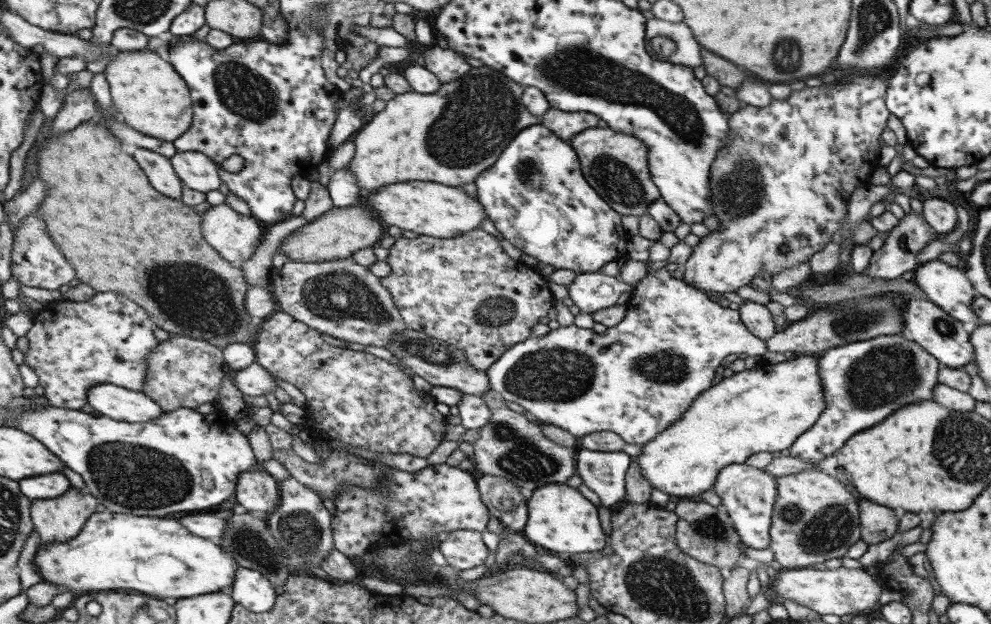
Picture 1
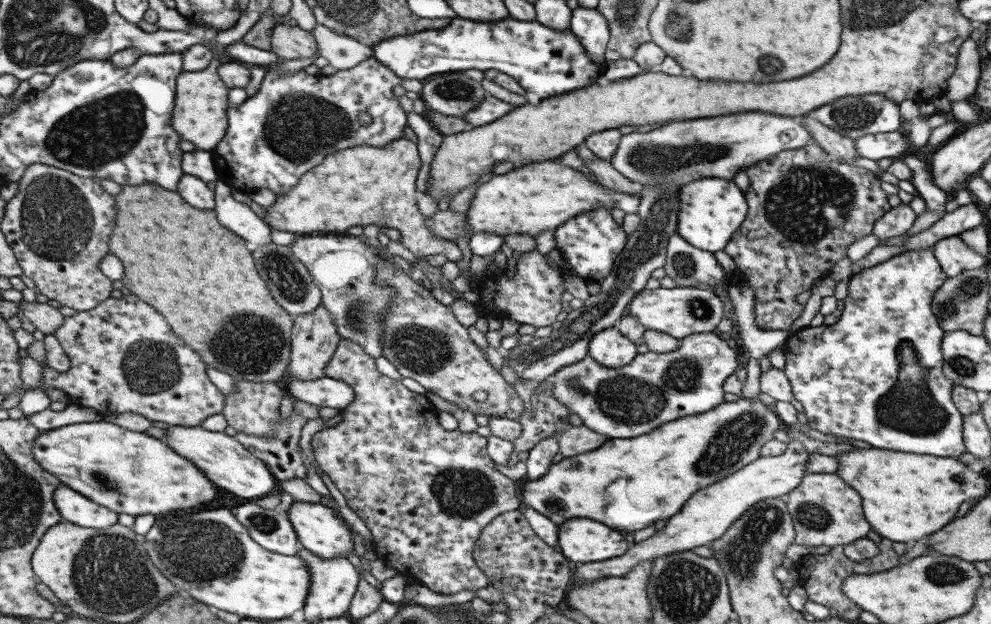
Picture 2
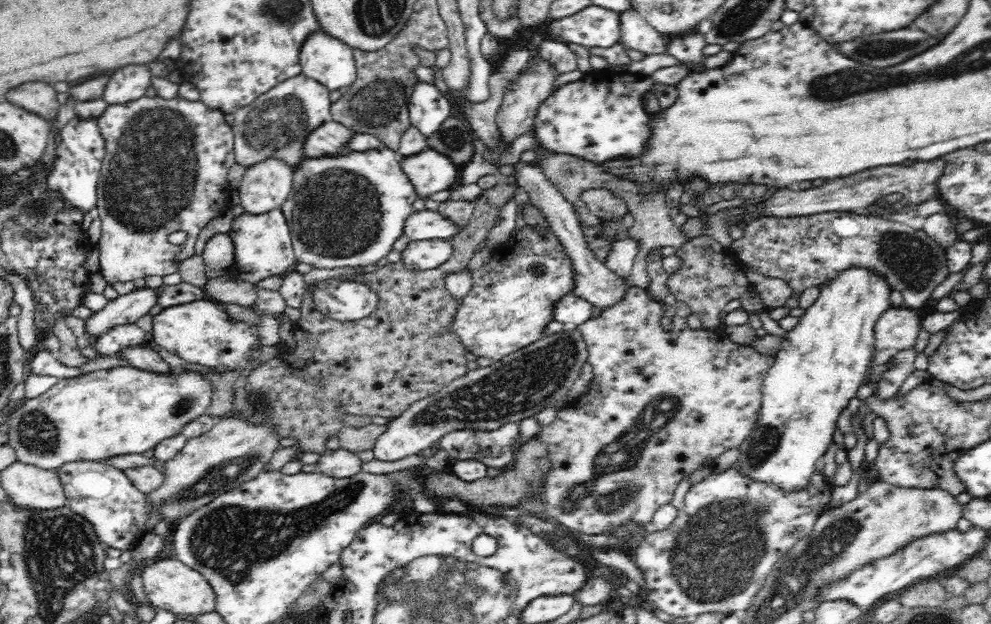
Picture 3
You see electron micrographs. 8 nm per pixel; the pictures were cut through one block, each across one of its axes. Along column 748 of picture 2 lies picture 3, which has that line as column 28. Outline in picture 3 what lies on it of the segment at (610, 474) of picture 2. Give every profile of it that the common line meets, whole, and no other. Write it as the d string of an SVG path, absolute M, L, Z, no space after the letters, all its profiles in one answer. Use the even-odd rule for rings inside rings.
M125 365L59 379L44 394L26 400L9 415L8 442L16 449L18 461L46 471L56 471L72 461L101 462L112 456L142 454L153 450L163 440L179 435L186 424L198 416L208 414L214 387L212 381L204 375L174 369L170 372L150 372Z

